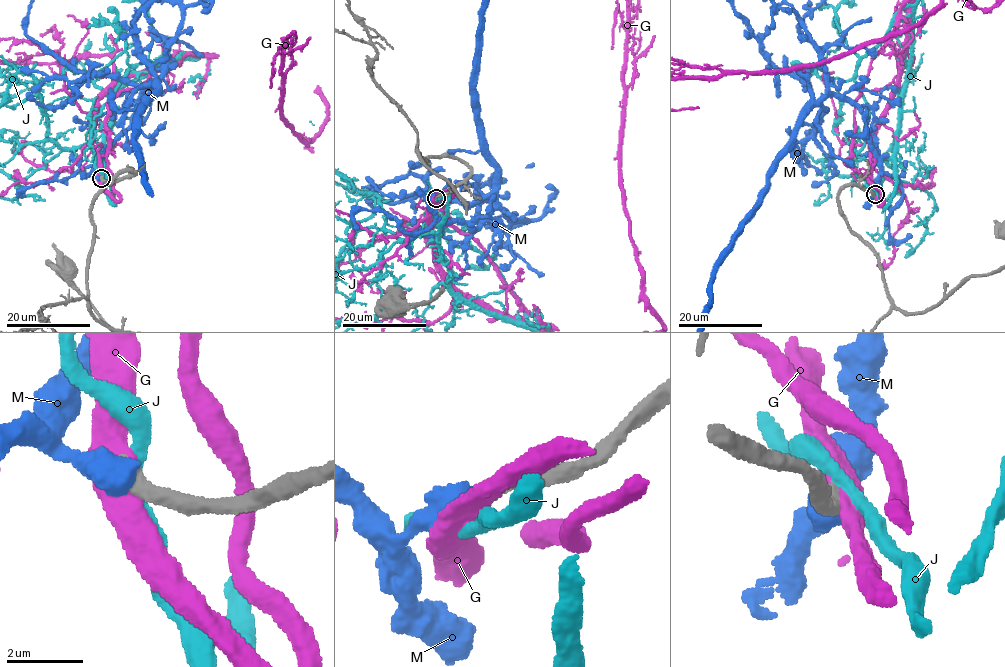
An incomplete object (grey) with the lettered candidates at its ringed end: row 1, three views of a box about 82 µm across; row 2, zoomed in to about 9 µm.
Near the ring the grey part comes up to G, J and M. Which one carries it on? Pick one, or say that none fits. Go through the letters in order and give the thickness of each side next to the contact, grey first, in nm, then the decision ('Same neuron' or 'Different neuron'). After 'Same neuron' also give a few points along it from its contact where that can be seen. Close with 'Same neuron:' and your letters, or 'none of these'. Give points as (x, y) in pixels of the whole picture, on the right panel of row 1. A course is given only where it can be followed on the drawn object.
G: Thickness 440 nm (grey) against 550 nm. Same neuron
J: Thickness 400 nm (grey) against 360 nm. Different neuron
M: Thickness 440 nm (grey) against 500 nm. Different neuron
Same neuron: G

